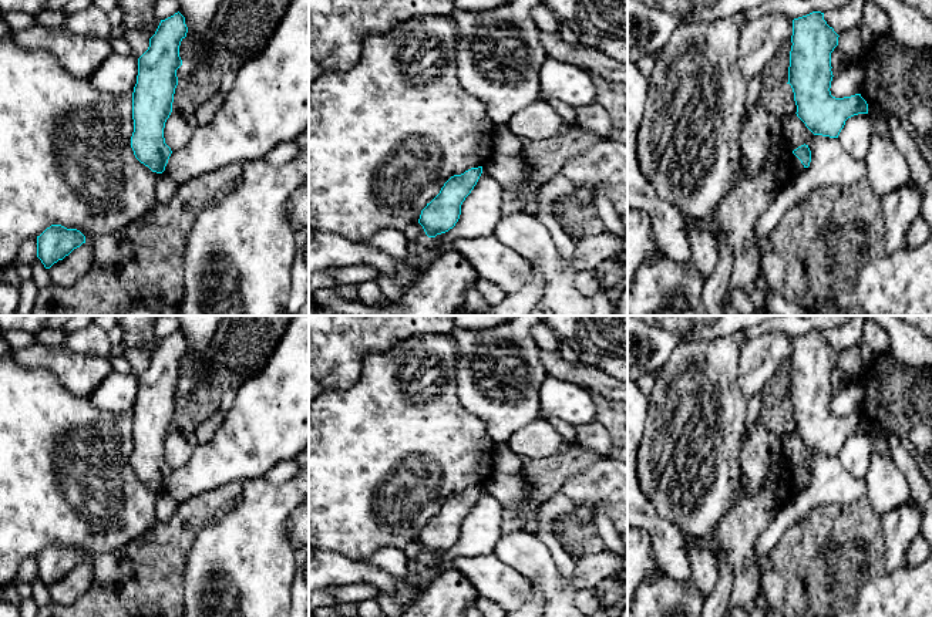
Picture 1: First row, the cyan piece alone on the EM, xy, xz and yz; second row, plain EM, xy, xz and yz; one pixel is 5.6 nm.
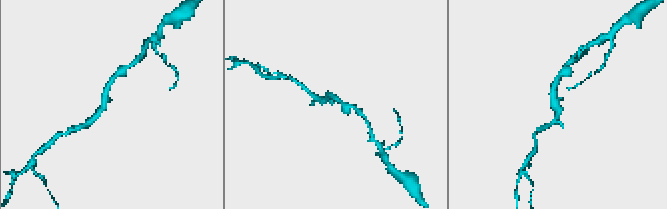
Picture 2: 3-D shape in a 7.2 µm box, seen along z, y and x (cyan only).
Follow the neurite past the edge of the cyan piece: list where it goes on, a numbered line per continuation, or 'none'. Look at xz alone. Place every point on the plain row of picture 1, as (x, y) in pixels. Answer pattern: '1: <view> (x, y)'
none

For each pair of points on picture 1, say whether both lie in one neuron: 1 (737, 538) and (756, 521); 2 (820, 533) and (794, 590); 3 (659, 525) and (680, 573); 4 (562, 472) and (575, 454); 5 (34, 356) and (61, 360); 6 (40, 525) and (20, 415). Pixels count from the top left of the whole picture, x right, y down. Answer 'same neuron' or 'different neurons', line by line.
1: same neuron
2: same neuron
3: same neuron
4: same neuron
5: same neuron
6: same neuron

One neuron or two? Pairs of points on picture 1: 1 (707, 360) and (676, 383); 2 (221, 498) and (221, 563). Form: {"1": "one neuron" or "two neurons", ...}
{"1": "one neuron", "2": "two neurons"}

